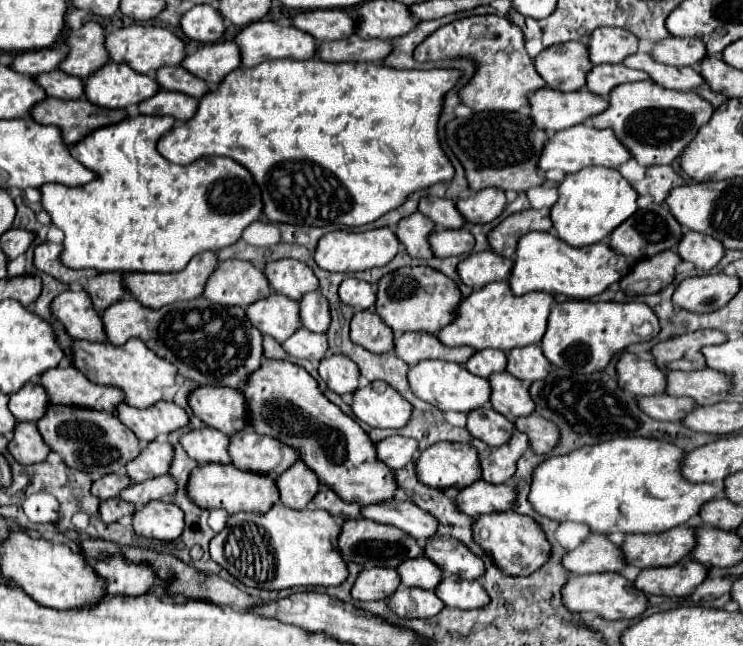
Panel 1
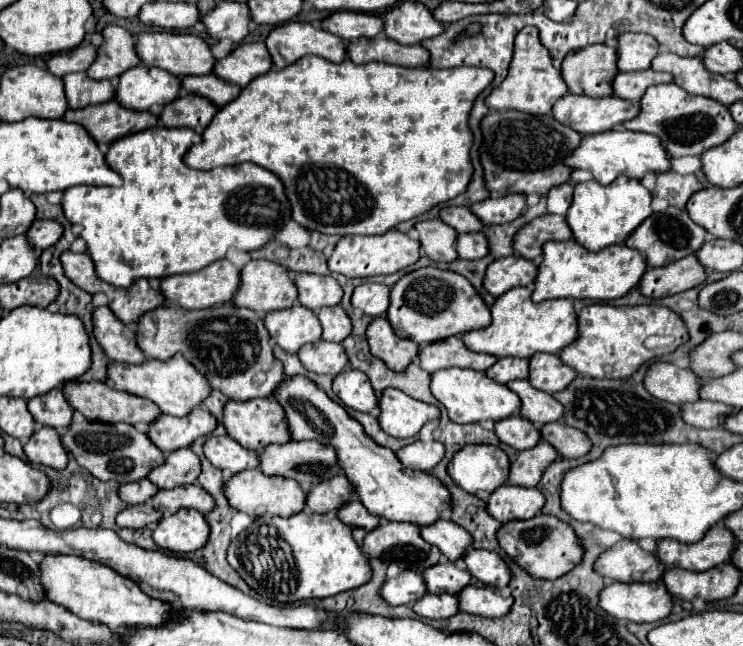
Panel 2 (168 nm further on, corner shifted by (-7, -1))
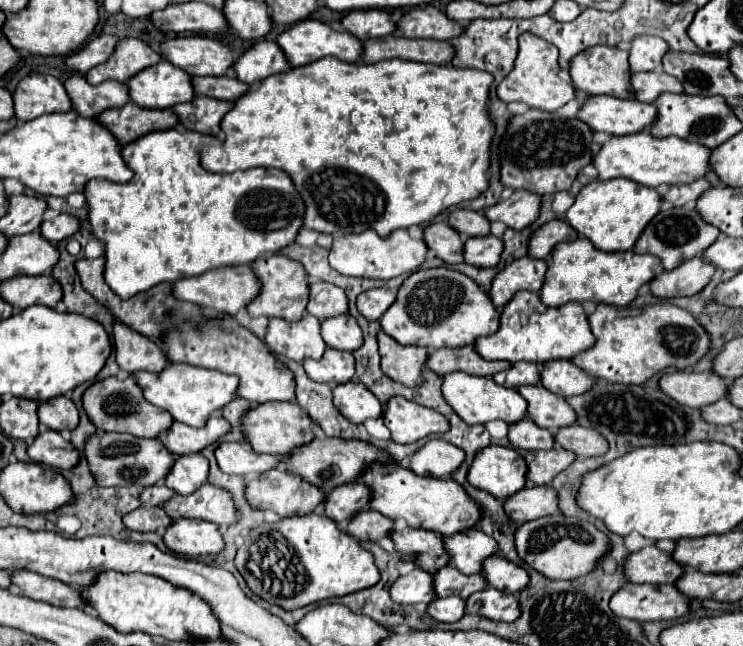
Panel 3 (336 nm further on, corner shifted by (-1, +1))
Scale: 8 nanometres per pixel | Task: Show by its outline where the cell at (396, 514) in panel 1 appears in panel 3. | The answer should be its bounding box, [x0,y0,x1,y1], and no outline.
[443,528,499,574]

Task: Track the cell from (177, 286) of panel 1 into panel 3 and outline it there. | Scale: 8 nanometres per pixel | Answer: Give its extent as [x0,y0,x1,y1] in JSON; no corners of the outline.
[173,266,261,316]

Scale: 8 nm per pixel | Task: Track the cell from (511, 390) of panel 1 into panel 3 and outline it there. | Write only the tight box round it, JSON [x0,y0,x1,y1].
[517,384,577,434]

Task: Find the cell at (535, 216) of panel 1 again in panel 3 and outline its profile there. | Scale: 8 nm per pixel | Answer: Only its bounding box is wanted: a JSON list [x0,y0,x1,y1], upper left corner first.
[529,220,577,258]

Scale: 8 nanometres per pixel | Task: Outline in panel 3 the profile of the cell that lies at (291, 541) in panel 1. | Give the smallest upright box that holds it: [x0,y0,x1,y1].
[235,512,381,610]

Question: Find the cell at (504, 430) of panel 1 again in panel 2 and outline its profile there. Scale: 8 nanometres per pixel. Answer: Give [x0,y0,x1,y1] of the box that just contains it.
[493,416,541,450]

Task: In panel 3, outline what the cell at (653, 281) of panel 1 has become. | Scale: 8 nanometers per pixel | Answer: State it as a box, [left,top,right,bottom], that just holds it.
[651,258,715,298]

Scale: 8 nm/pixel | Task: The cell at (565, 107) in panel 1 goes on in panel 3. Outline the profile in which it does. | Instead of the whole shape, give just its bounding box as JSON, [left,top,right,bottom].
[579,96,657,136]

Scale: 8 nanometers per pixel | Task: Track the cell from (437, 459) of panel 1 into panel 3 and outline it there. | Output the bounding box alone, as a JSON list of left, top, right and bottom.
[467,446,527,500]

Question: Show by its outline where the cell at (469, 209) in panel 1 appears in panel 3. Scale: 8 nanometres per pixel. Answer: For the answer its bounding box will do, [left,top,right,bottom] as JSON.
[485,190,541,230]

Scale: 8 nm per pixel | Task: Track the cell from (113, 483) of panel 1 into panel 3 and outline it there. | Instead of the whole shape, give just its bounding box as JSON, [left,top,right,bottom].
[141,482,175,506]

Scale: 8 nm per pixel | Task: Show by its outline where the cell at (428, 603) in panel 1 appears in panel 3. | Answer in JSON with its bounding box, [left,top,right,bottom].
[427,598,465,622]

